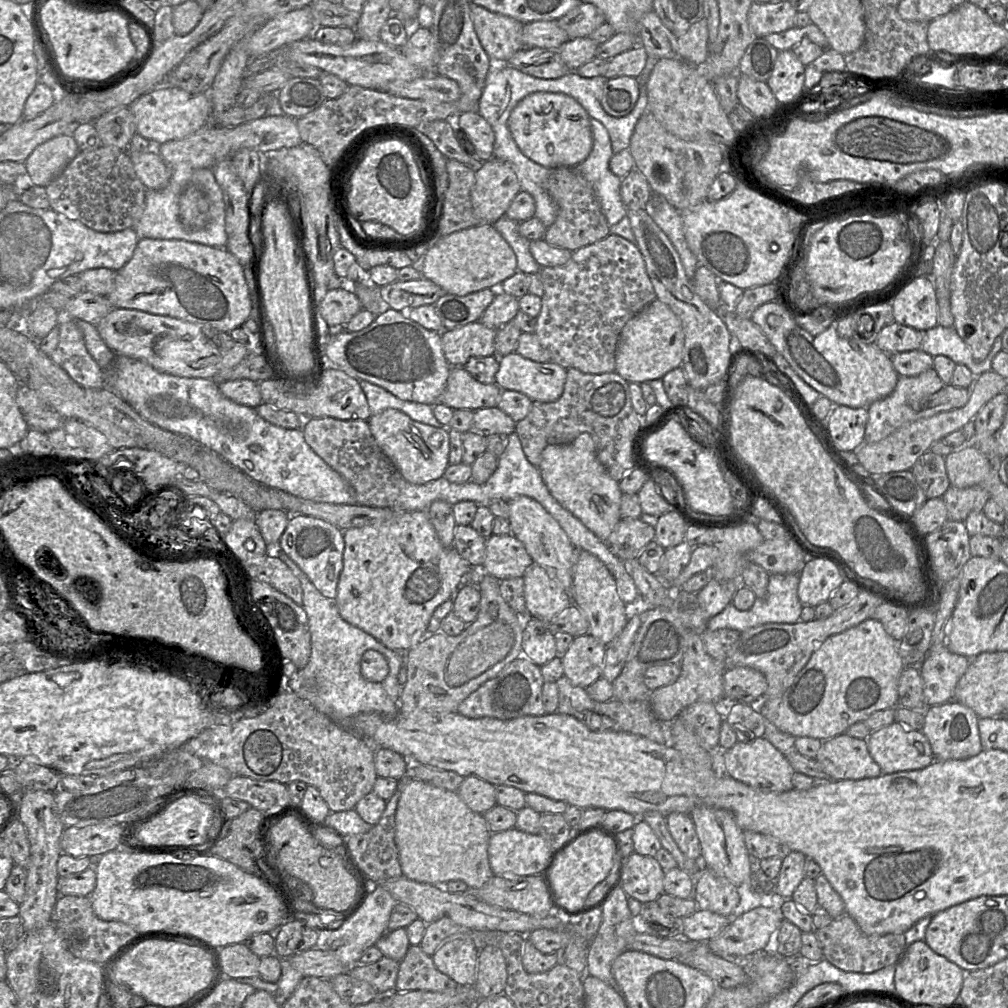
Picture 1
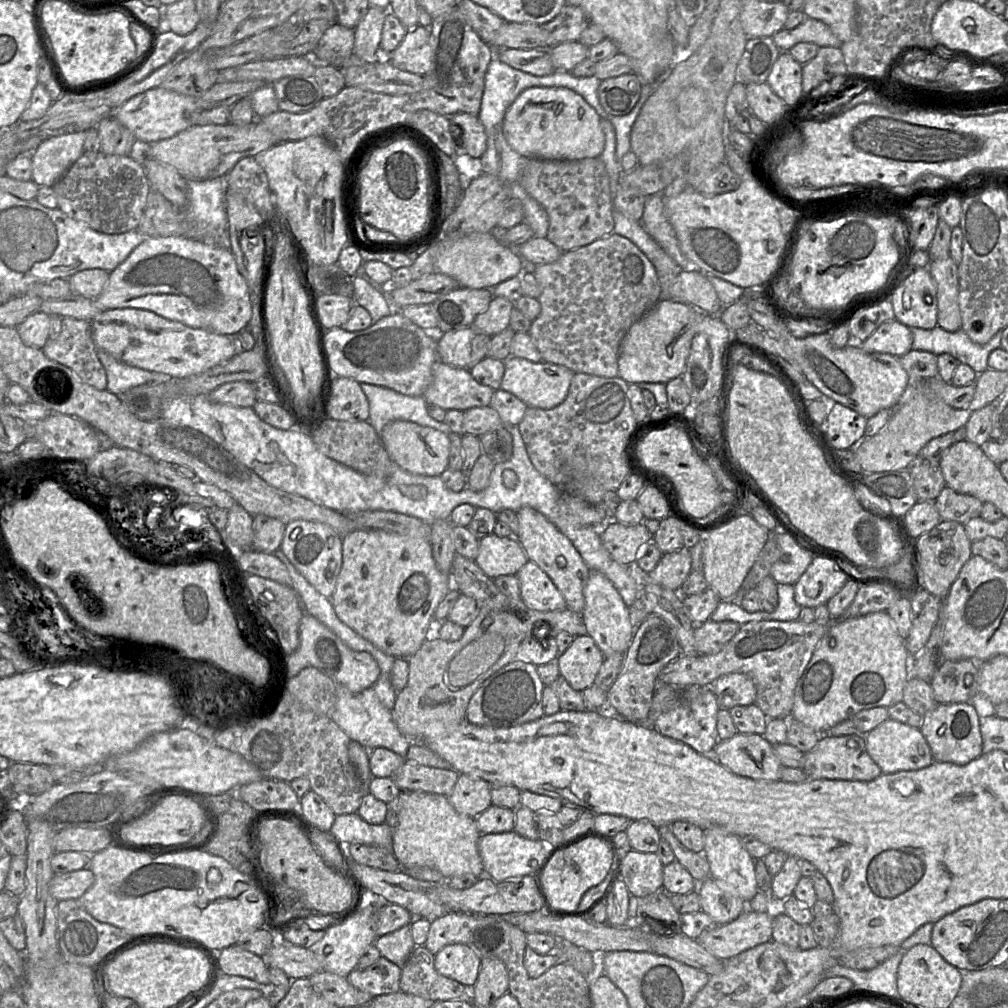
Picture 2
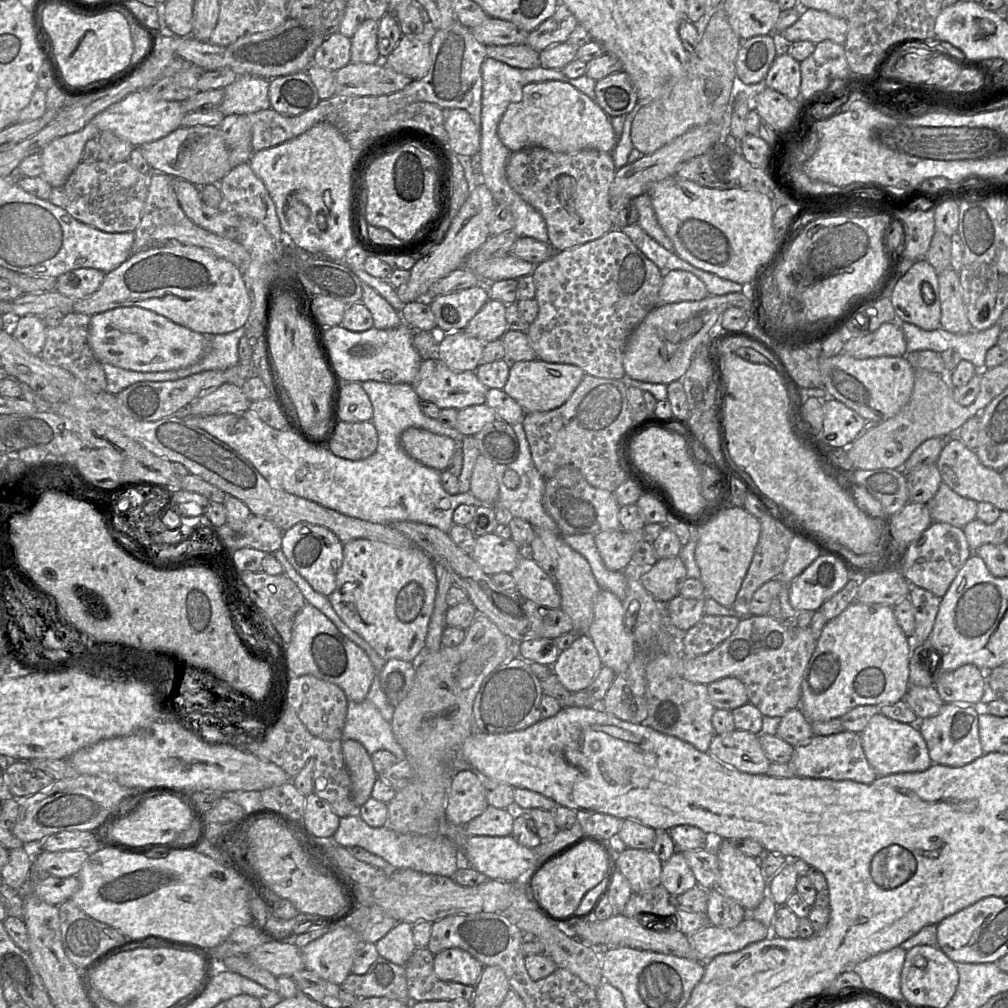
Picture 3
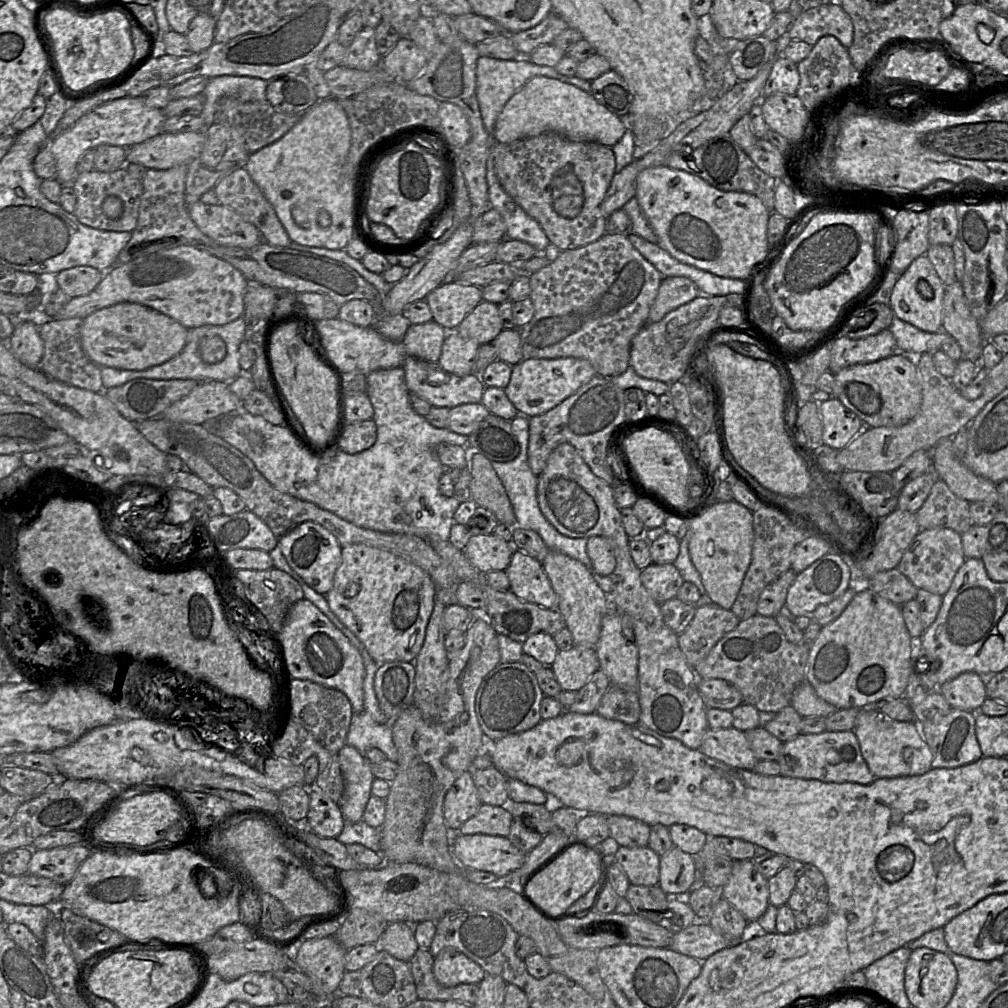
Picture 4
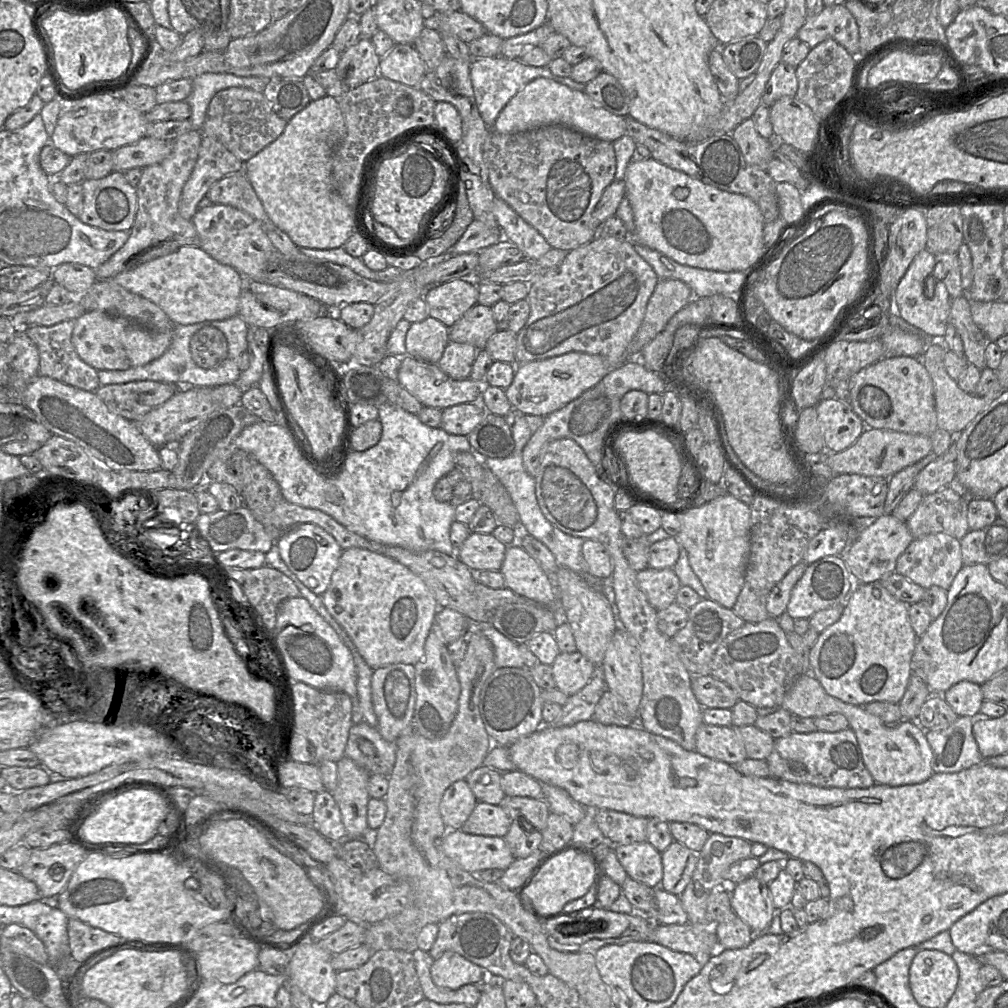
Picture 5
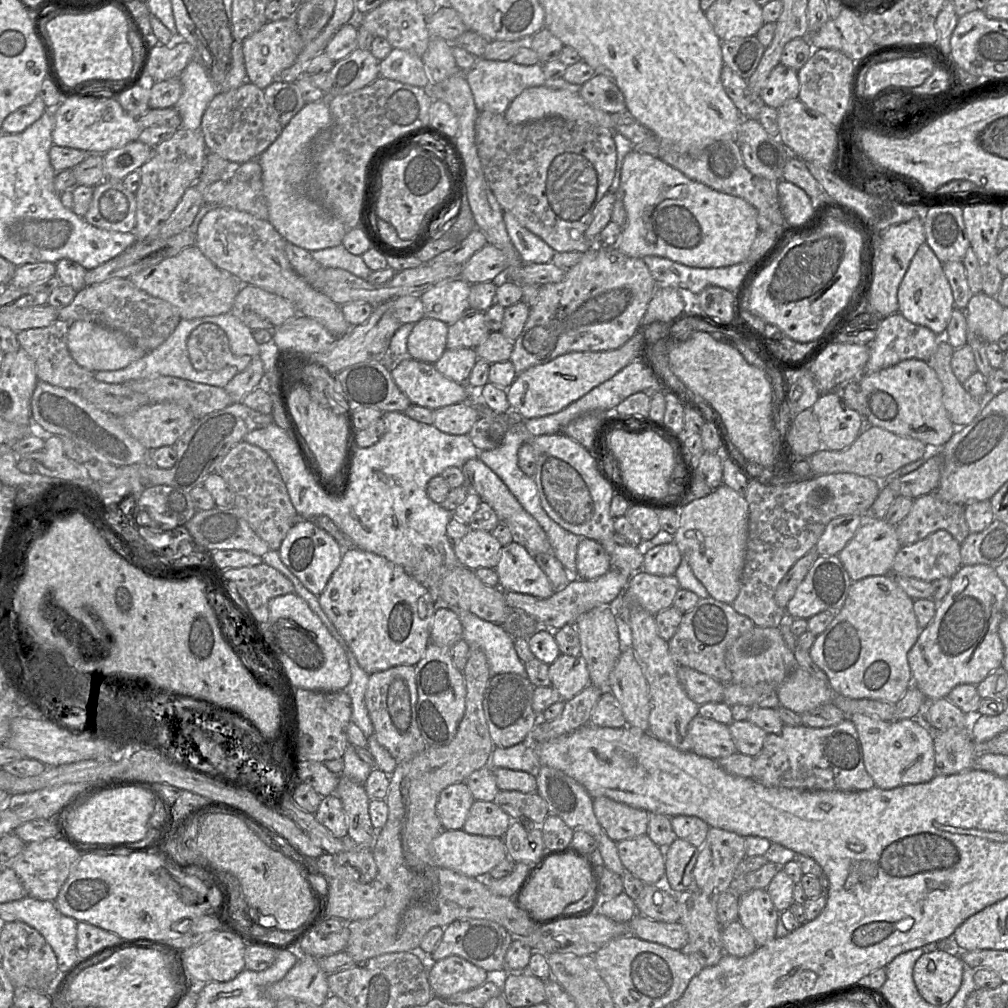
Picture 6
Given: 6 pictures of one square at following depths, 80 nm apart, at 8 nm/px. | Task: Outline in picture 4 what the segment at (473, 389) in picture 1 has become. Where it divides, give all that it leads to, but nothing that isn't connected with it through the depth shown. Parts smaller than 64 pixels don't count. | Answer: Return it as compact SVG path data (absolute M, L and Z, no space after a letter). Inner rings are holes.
M407 356L402 367L409 392L415 393L432 407L453 408L461 404L480 403L482 400L485 386L477 374L456 376L445 371L437 362L429 362L413 356Z

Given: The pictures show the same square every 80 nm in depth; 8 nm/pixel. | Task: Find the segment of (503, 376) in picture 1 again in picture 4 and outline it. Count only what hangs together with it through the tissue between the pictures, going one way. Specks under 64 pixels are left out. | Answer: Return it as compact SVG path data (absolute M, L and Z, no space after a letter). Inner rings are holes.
M566 357L557 359L524 358L512 366L511 378L504 388L505 394L526 417L541 415L560 404L582 385L596 376L592 364L584 359Z

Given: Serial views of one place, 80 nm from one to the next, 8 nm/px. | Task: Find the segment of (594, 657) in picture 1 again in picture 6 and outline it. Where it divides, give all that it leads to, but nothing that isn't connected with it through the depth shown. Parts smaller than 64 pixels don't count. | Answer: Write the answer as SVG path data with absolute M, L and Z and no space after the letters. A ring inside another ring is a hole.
M560 653L549 665L551 686L567 701L590 684L586 661L581 655L570 656Z

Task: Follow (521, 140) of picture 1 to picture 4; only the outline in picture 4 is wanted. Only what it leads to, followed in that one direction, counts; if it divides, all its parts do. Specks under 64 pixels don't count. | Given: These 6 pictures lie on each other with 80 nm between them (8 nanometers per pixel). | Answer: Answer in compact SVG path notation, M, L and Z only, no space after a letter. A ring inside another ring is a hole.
M536 76L522 86L503 107L494 126L493 141L511 143L544 132L554 132L572 141L597 142L607 147L613 147L622 138L625 131L626 127L620 117L598 103L591 93L584 92L558 79Z

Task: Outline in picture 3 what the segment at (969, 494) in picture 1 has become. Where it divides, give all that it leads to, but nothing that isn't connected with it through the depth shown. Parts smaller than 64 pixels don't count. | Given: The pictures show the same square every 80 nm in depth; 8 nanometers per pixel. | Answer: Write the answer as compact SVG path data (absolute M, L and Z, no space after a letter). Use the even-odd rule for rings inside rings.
M943 482L926 503L932 522L948 523L959 528L977 519L977 504L975 500L958 495Z

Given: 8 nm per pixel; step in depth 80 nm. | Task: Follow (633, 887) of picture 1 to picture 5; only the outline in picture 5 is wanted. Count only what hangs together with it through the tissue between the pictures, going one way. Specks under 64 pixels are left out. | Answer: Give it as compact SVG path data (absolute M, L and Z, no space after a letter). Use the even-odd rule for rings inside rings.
M646 841L615 845L617 858L627 875L649 887L658 887L663 878L662 853Z

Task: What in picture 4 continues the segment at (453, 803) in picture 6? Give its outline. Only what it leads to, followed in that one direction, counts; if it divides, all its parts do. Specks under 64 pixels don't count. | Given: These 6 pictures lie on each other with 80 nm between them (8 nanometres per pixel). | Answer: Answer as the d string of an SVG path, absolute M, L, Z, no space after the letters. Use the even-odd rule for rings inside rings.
M472 770L465 771L444 798L443 813L448 829L458 832L463 823L477 813L481 804Z

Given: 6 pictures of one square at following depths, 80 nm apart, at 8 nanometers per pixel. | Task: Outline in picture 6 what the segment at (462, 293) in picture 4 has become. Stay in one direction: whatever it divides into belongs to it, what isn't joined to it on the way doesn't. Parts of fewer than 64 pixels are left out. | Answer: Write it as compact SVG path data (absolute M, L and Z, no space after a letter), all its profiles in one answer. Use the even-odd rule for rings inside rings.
M462 277L440 282L420 293L424 317L455 323L470 308L471 284Z

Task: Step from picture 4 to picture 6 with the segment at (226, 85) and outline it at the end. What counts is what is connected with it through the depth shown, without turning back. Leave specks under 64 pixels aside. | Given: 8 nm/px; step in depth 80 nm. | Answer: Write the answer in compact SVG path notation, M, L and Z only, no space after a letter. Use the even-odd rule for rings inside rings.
M191 59L179 76L182 94L173 107L181 117L181 127L199 130L202 116L216 94L219 86L211 80L198 59Z

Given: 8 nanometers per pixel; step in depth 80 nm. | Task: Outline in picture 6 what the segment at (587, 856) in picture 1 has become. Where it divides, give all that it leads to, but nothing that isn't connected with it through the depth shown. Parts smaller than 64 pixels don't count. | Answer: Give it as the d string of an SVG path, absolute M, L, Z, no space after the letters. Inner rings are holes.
M573 855L552 856L527 879L518 901L534 918L543 919L583 898L590 886L589 870L583 860Z

